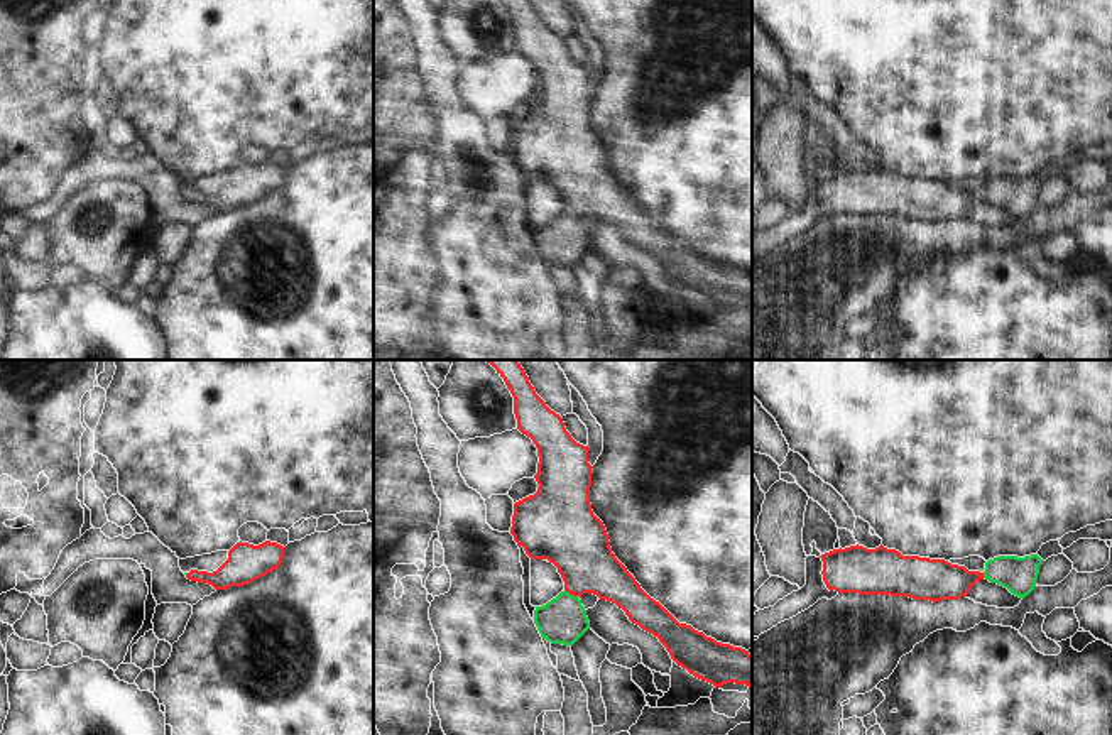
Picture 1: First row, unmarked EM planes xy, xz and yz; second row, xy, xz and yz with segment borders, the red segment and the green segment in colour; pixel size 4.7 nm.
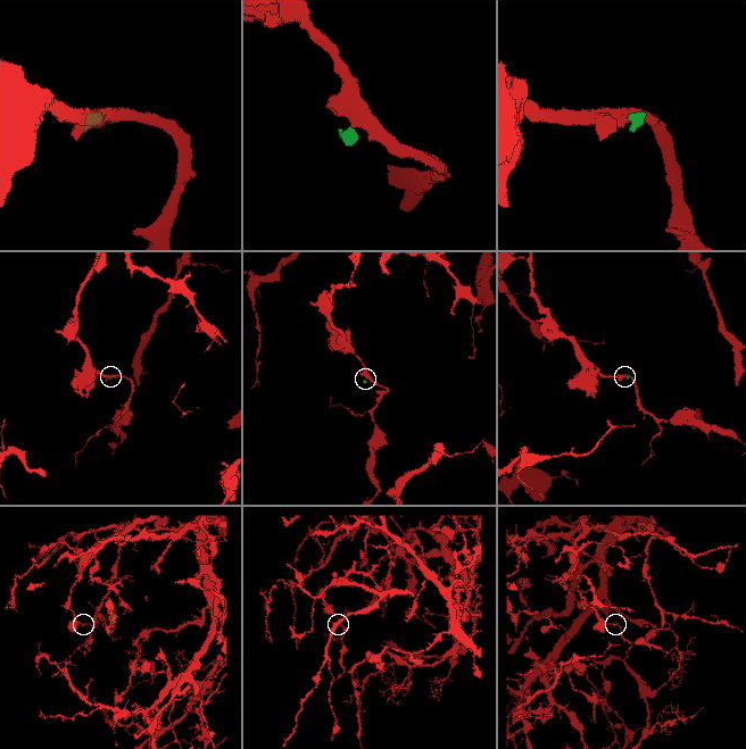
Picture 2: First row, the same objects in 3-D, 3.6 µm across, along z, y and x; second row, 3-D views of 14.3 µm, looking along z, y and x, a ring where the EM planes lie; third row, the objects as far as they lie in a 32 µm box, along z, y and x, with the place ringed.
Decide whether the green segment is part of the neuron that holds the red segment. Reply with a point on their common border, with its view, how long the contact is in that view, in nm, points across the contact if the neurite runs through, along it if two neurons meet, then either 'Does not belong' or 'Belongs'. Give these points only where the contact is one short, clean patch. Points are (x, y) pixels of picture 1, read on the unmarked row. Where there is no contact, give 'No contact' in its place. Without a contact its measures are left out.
Touches red at xz (572, 215). Shared border 70 nm. Path across: xz (575, 163), (572, 215), (563, 242). Belongs.

